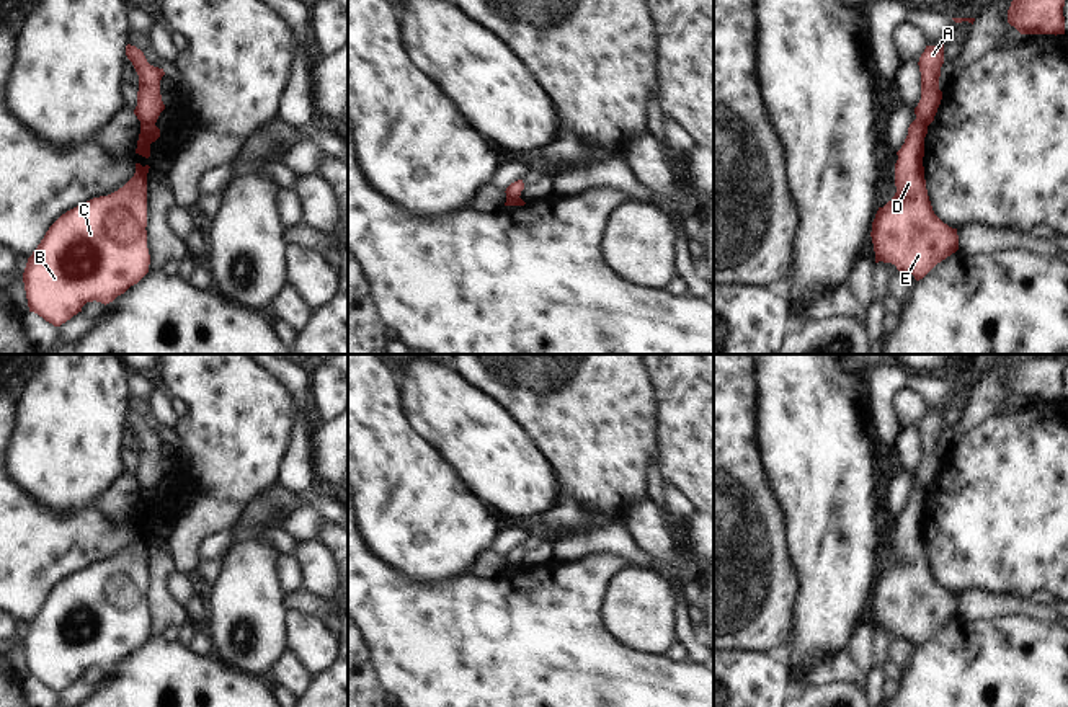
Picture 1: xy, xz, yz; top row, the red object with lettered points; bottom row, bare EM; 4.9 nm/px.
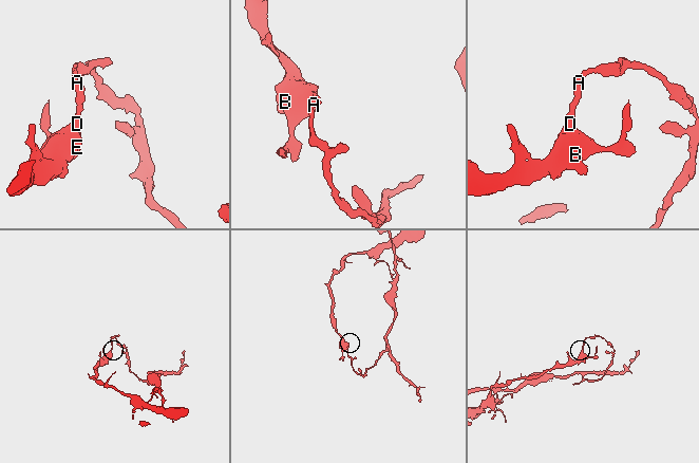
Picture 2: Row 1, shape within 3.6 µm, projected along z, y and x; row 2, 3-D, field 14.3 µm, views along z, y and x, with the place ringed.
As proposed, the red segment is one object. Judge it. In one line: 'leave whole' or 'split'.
split

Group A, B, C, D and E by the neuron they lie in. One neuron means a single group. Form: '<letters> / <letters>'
A / B C D E

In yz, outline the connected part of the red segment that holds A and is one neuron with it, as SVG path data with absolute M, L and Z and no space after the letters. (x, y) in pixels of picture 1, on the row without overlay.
M944 410L926 411L918 428L921 438L921 465L914 474L916 485L924 491L929 491L934 487L942 465L942 457L939 456L942 429Z

